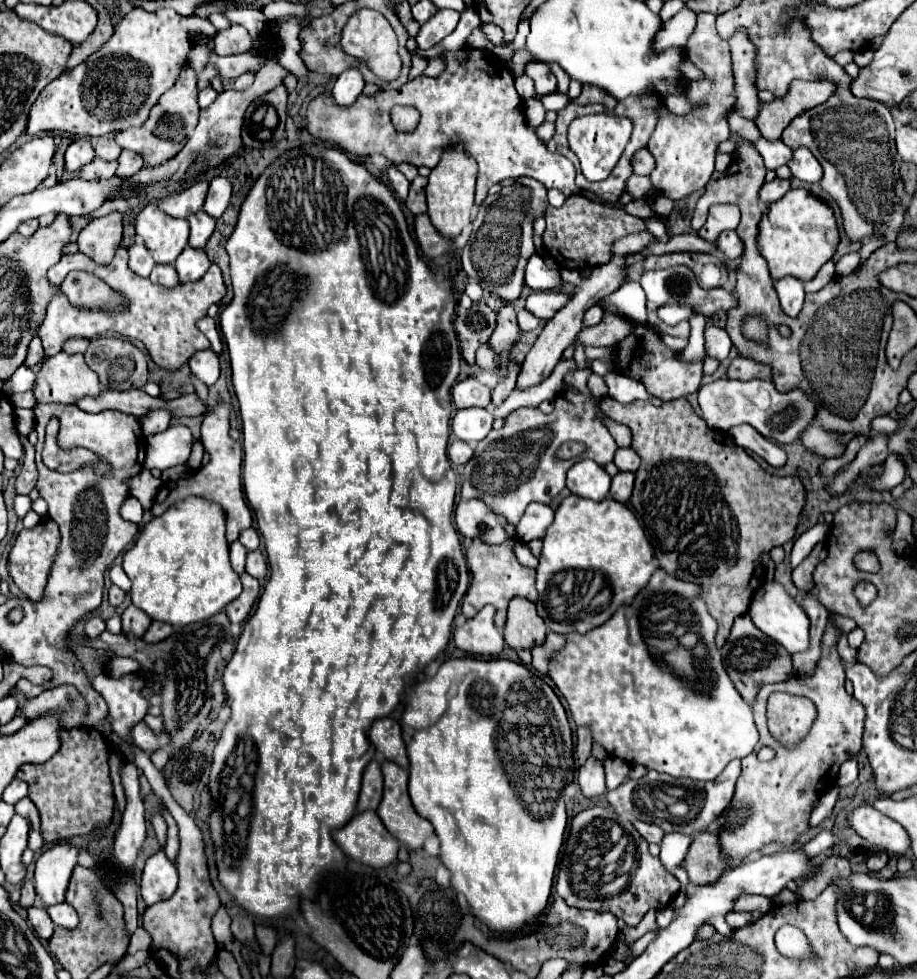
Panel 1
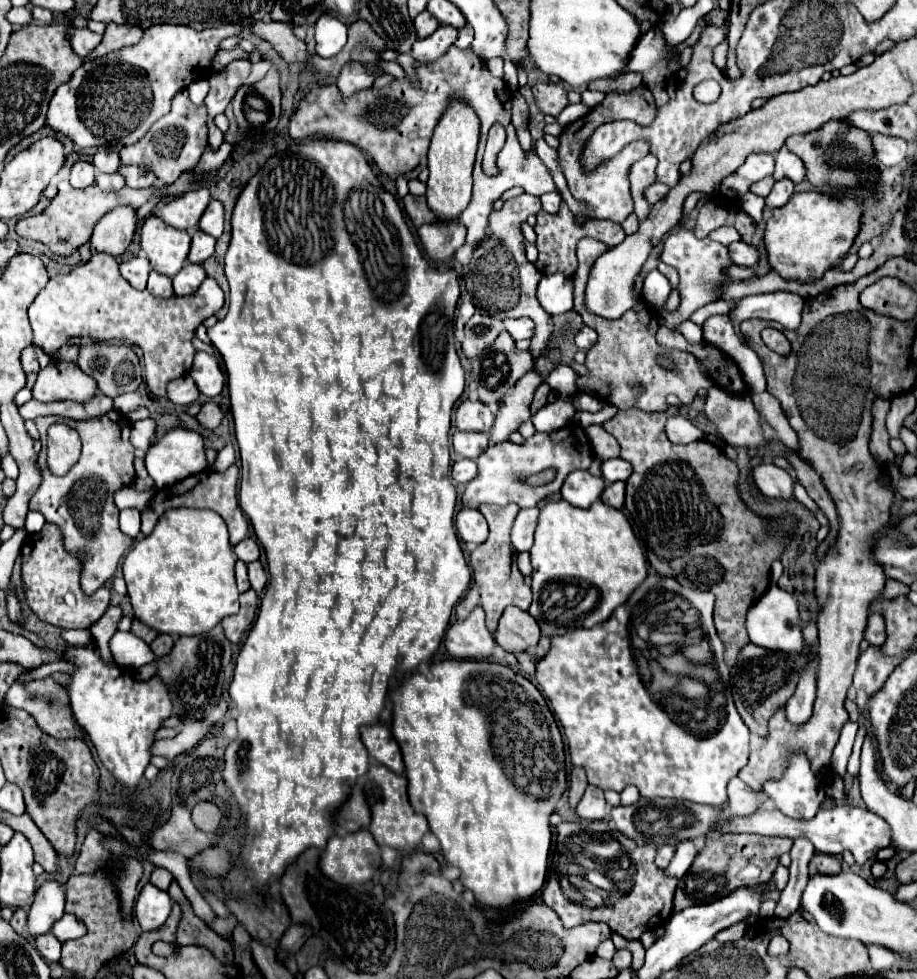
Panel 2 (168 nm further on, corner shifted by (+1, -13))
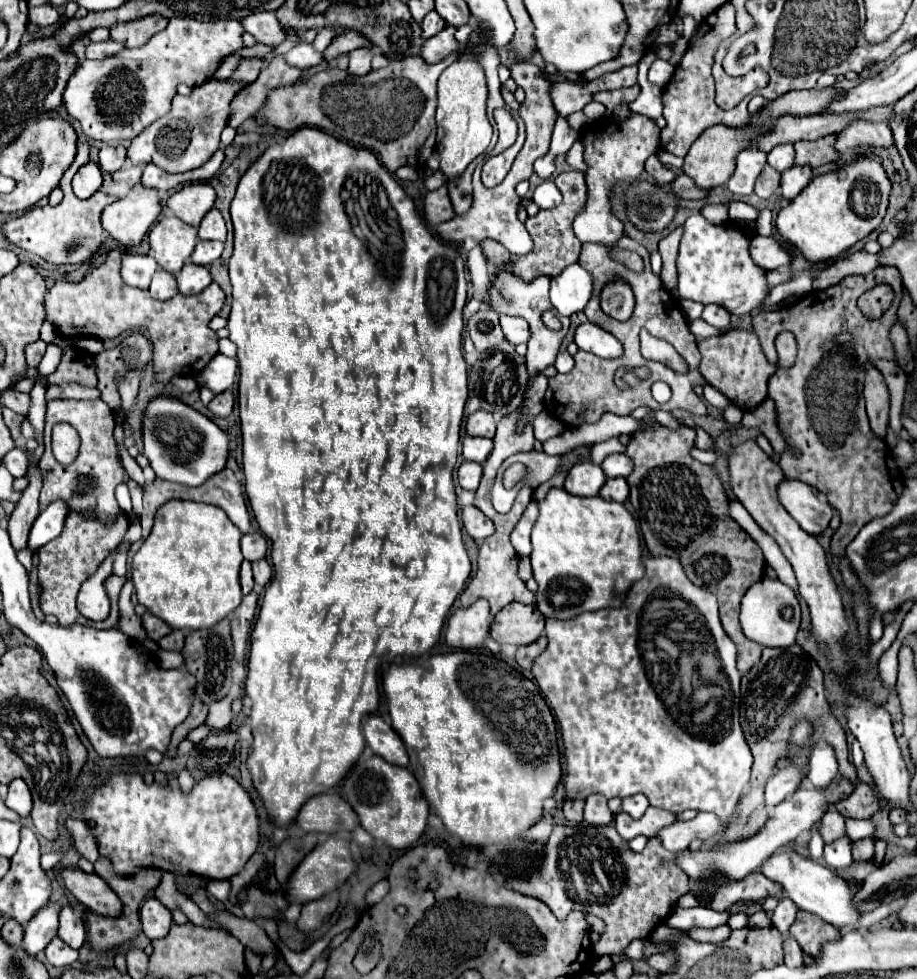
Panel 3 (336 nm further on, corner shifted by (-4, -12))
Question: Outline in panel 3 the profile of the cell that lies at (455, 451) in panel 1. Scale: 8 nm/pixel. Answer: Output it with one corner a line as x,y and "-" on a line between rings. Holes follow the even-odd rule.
463,461
457,469
457,481
463,489
469,489
469,491
475,491
479,481
481,481
481,475
483,475
483,467
479,463
473,463
473,461

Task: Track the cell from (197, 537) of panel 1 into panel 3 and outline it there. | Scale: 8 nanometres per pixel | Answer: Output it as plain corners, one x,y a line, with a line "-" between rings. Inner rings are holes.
169,501
165,503
155,517
151,535
143,541
139,551
133,555
133,585
139,603
153,613
155,617
169,623
173,629
209,629
235,611
241,603
241,585
239,585
239,567
243,555
239,551
241,531
229,521
229,517
207,503
195,501

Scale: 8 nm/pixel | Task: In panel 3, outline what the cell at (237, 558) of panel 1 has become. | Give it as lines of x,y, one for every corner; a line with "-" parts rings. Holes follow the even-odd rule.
243,561
243,565
241,565
241,587
243,587
243,595
247,595
255,587
249,561

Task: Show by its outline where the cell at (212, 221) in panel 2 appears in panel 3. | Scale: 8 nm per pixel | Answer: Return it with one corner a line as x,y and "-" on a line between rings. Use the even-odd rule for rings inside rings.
217,207
209,209
209,213
203,217
199,225
199,239
213,239
213,241
225,241
227,227
223,221
223,215

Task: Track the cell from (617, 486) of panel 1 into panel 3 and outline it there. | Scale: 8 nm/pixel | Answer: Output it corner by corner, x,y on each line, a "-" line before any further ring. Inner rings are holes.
615,477
615,479
607,479
605,485
601,487
601,493
599,493
603,499
607,501
619,501
619,503
625,503
625,499
629,497
629,485
625,479
621,477

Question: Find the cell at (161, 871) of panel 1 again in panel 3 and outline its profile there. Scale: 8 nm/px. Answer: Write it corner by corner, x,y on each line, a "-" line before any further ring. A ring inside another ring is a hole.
151,897
141,907
141,923
149,939
161,939
173,925
173,913
157,897

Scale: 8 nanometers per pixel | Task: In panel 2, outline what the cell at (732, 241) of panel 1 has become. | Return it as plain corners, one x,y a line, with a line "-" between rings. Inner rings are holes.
734,242
734,244
730,244
728,246
730,248
730,258
734,260
734,264
738,264
738,266
756,266
758,264
758,260
760,260
760,252
754,248
754,246
750,246
750,244
746,244
746,242

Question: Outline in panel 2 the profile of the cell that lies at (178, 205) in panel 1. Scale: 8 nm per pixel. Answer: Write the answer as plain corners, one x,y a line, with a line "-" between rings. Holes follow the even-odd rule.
206,186
192,188
164,202
160,208
160,218
174,228
192,230
198,226
198,220
204,214
208,202
210,202
210,192

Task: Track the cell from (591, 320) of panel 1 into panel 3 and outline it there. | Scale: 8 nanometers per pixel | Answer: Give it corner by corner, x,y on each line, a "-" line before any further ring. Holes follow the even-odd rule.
589,321
577,327
575,343
581,351
589,351
603,359
619,359
623,355
623,345
611,333

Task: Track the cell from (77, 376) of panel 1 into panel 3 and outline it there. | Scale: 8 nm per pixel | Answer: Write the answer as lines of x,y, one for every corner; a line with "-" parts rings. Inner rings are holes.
69,347
63,349
61,363
55,373
47,377
49,385
65,385
65,383
79,383
85,387
97,385
93,355
89,355
85,349

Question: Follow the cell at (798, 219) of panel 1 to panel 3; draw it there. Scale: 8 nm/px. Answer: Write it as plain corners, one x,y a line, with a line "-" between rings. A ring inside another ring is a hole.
875,155
861,157
839,171
819,175
815,179
811,177
813,171
807,165
795,165
781,175
781,197
789,199
789,205
777,215
777,233
809,263
839,259
847,249
879,227
887,209
891,183
881,167
879,157

